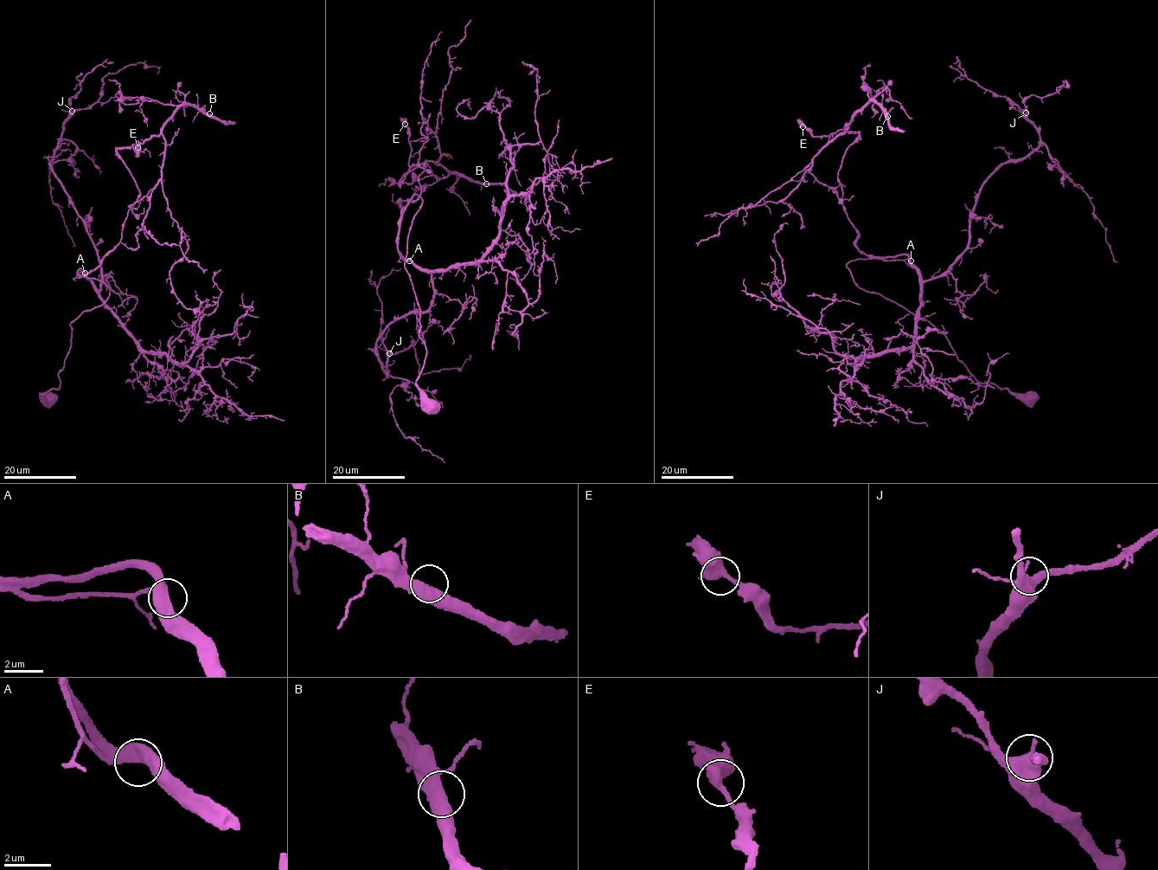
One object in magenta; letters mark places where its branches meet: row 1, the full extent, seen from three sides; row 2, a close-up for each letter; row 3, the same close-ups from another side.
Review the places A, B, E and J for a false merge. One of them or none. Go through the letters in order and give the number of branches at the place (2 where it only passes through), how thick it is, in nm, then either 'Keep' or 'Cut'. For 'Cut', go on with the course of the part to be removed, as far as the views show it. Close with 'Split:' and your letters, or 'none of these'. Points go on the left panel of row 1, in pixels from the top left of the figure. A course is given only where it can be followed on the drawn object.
A: Branches: 2. Thickness 500 nm. Keep
B: Branches: 2. Thickness 500 nm. Keep
E: Branches: 2. Thickness 480 nm. Keep
J: Branches: 2. Thickness 550 nm. Keep
Split: none of these

